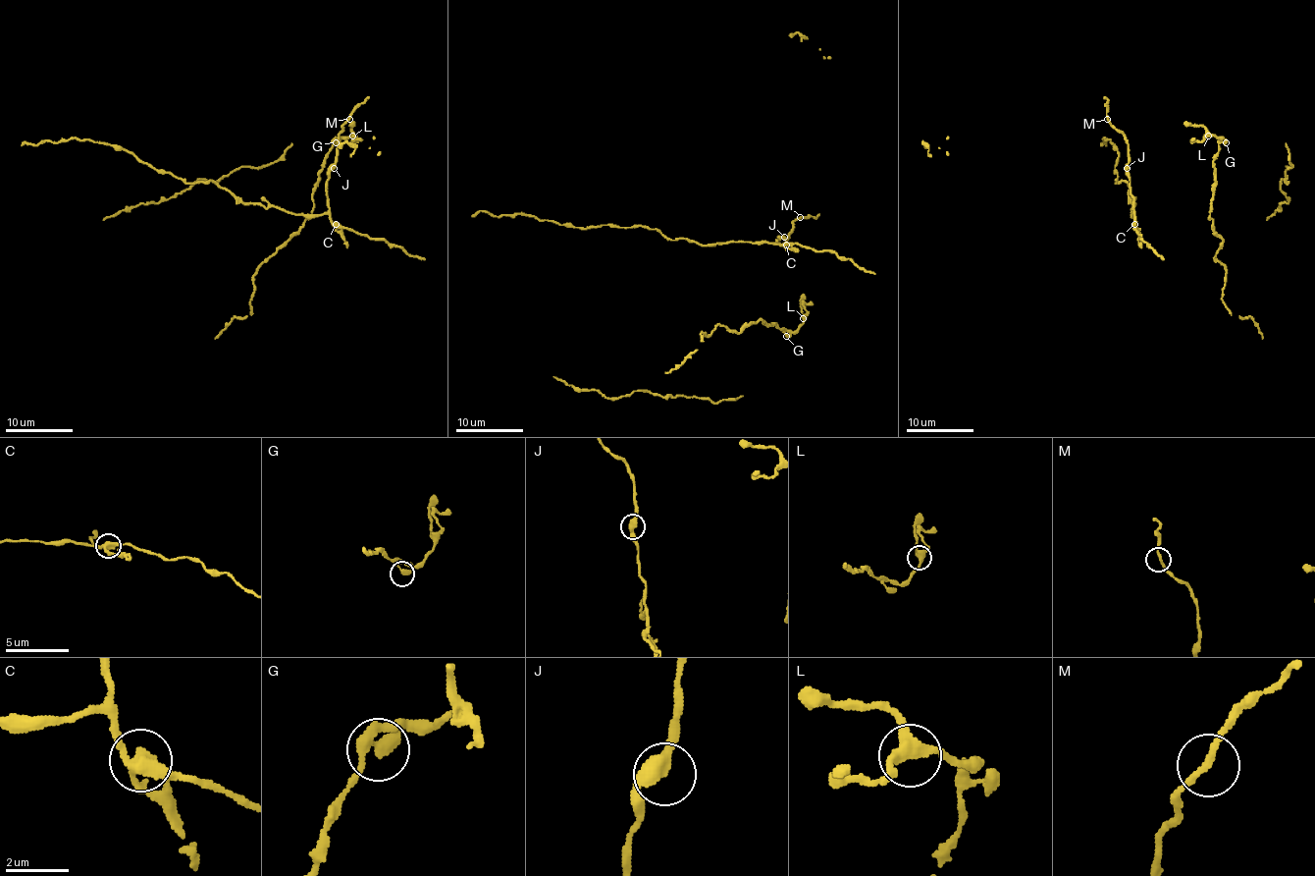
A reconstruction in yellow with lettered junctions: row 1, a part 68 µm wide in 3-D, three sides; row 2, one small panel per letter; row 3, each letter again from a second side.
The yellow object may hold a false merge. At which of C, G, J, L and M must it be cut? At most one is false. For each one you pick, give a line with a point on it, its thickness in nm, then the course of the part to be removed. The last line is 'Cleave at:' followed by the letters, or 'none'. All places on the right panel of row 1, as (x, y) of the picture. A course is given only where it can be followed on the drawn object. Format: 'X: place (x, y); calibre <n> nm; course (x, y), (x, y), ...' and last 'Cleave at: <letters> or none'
C: place (1134, 224); calibre 320 nm; course (1133, 224), (1142, 247)
Cleave at: C

